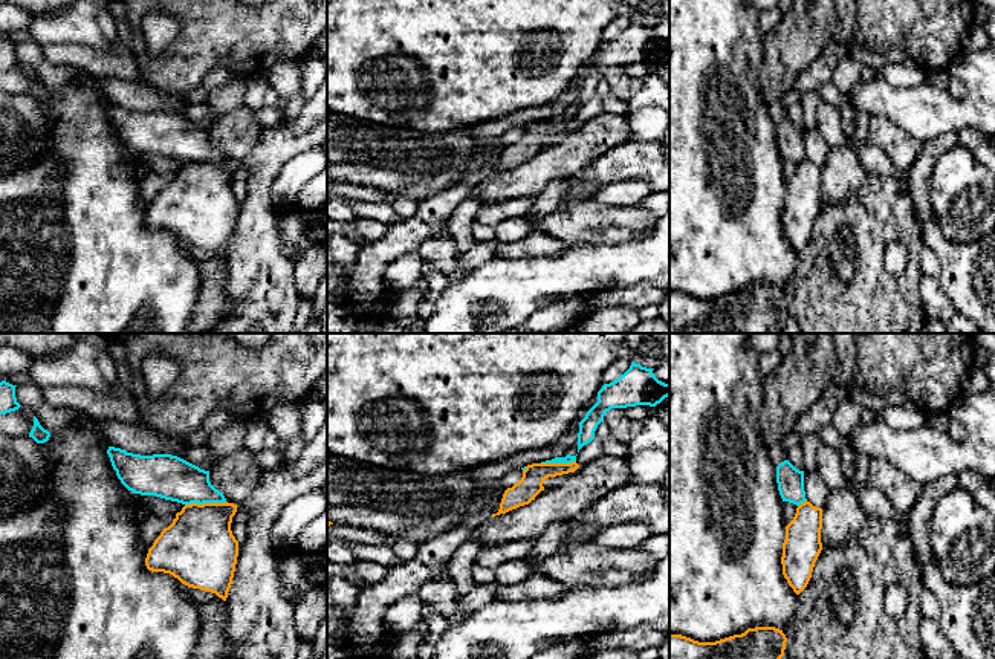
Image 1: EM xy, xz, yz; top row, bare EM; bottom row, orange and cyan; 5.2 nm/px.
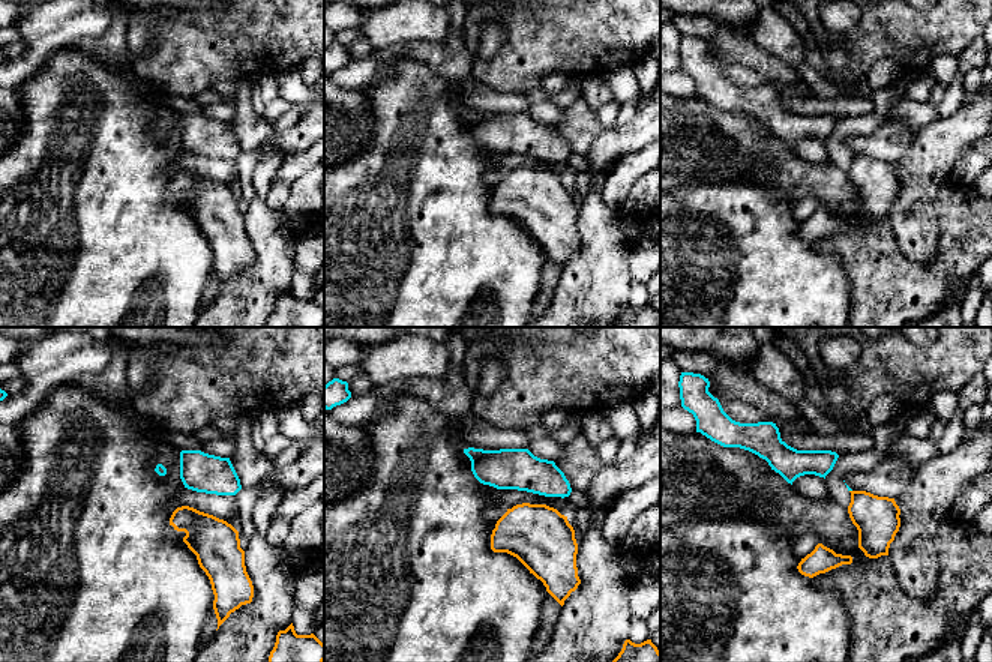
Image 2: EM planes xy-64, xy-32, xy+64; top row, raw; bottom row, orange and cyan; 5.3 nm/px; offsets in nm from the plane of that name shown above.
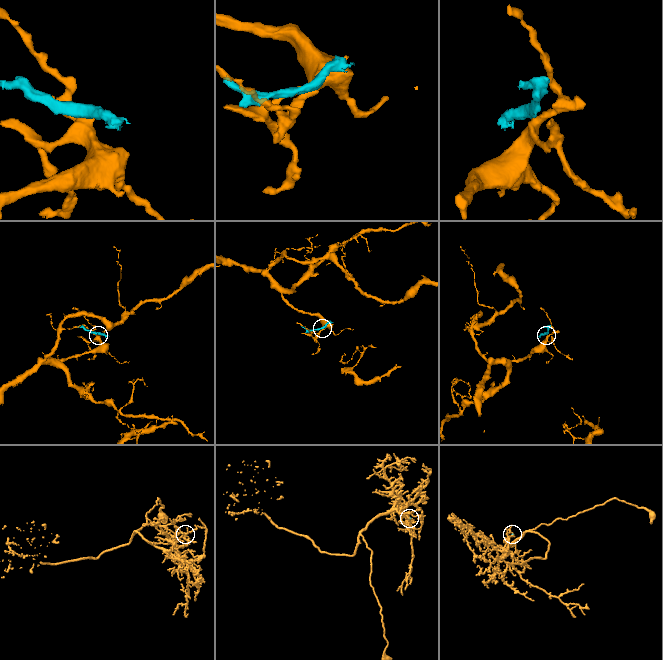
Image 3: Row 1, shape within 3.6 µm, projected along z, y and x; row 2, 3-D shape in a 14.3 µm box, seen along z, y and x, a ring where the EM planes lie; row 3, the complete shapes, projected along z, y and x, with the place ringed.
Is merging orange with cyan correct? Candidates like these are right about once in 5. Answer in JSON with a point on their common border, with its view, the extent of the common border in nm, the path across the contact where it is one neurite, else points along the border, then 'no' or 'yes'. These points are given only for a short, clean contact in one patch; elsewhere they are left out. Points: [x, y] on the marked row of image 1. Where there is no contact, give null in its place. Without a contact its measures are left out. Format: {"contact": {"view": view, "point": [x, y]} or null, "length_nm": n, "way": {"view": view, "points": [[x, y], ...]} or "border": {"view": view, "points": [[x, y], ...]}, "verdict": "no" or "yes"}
{"contact": {"view": "xy", "point": [205, 503]}, "length_nm": 220, "border": {"view": "xy", "points": [[226, 502], [185, 505]]}, "verdict": "no"}

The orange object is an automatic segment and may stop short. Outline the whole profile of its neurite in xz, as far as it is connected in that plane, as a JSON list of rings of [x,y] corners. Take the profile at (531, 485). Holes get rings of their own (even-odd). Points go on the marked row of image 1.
[[[576,462],[527,465],[521,480],[504,491],[500,509],[497,514],[492,514],[492,517],[529,505],[541,491],[544,491],[543,483],[546,479],[575,472],[578,468],[579,465]]]

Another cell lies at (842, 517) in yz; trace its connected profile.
[[[833,489],[822,508],[822,547],[841,546],[854,538],[870,521],[870,514],[848,489]]]

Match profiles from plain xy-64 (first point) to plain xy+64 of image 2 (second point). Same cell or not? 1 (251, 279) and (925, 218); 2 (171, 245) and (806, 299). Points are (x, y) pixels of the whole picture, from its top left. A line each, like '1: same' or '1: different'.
1: same
2: same

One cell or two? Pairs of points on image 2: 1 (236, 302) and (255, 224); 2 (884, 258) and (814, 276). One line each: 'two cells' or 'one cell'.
1: one cell
2: two cells

